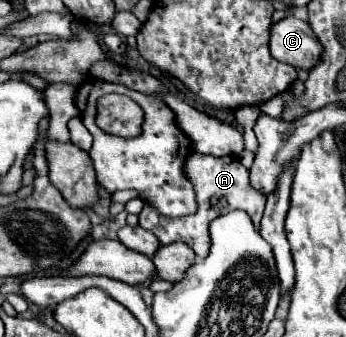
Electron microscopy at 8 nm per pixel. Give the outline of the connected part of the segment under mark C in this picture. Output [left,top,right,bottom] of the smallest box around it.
[269,16,323,70]

